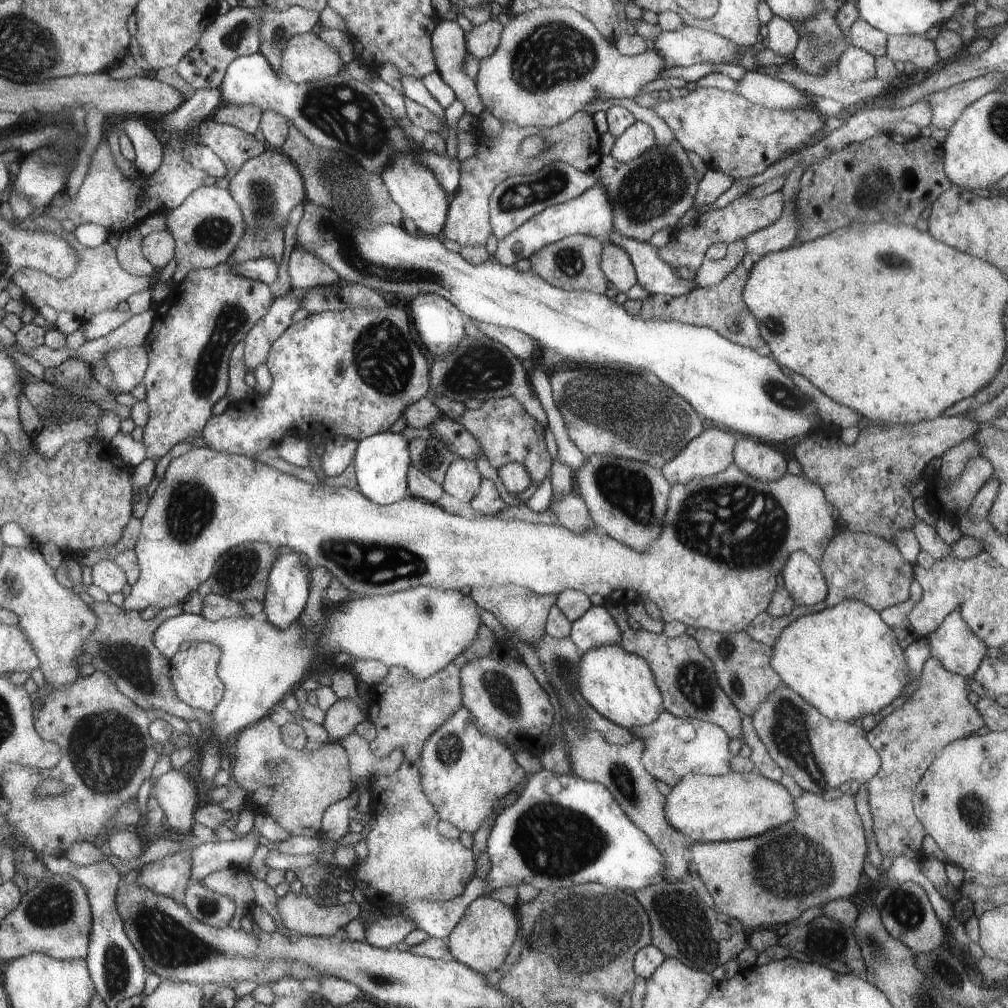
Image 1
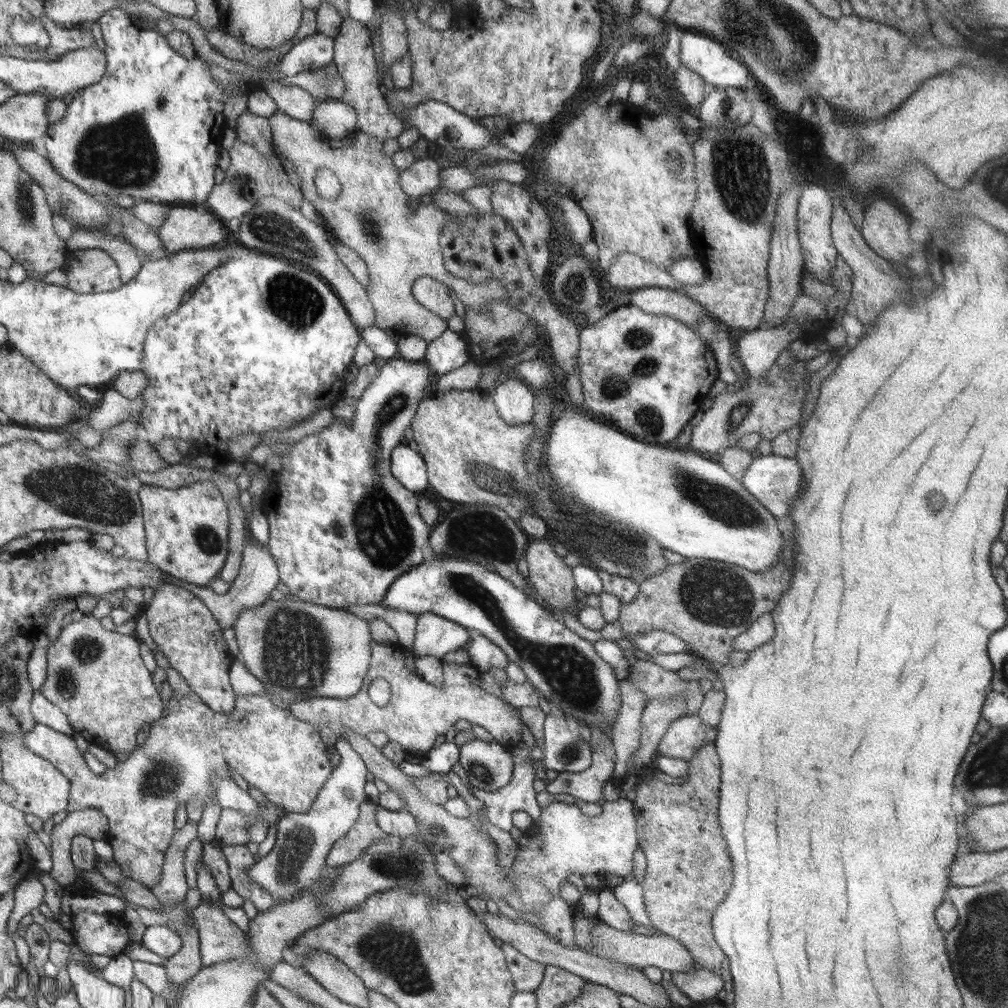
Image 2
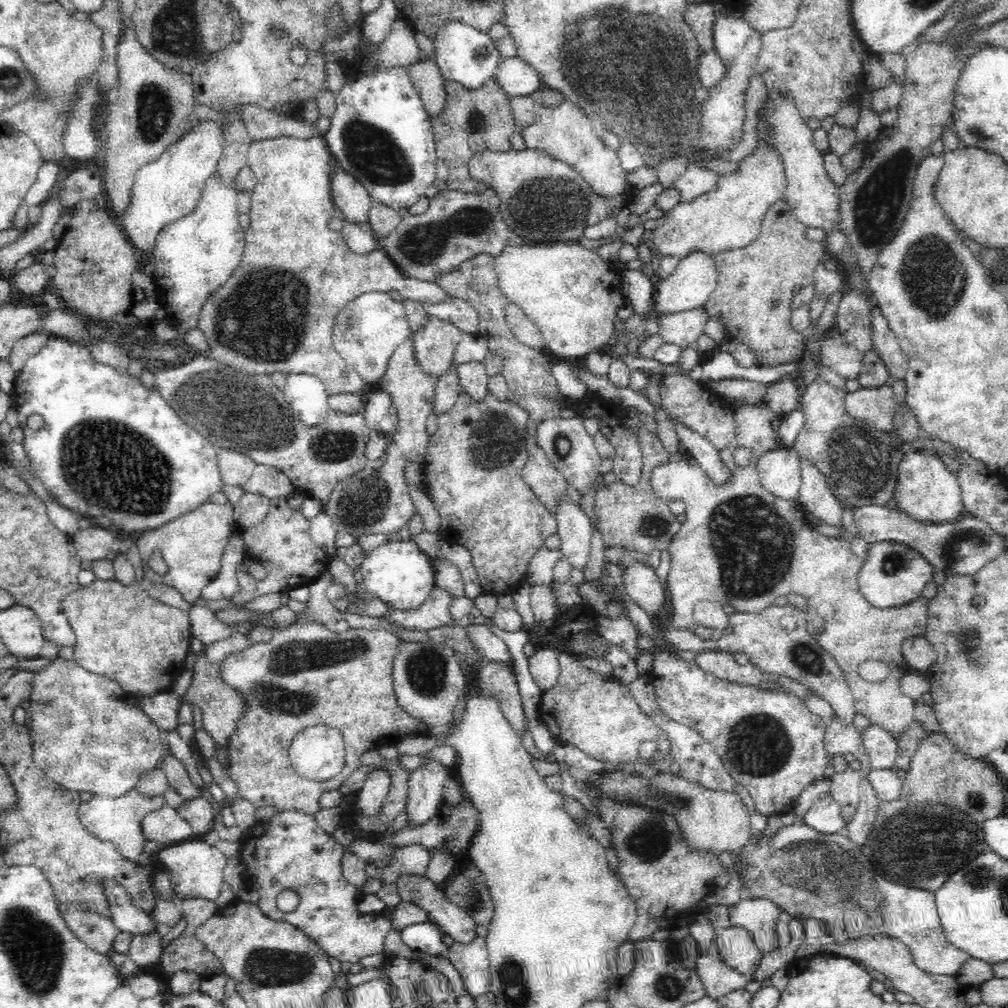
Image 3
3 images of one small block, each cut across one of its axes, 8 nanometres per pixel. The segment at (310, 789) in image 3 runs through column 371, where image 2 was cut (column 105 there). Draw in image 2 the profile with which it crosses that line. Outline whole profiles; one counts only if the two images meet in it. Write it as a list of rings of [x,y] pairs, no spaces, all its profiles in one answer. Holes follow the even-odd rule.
[[[91,614],[89,616],[83,616],[79,622],[71,622],[71,624],[63,624],[61,626],[61,632],[59,636],[47,646],[47,680],[43,682],[43,686],[39,688],[39,692],[55,706],[61,708],[61,712],[67,716],[67,722],[69,726],[75,730],[75,734],[81,734],[89,744],[95,744],[95,746],[101,746],[103,750],[111,752],[115,758],[119,758],[119,754],[125,754],[125,752],[131,752],[133,748],[137,748],[137,740],[135,740],[135,734],[137,730],[143,726],[143,724],[149,724],[149,722],[155,722],[157,718],[163,716],[163,708],[165,708],[165,702],[163,702],[163,694],[159,694],[153,684],[151,684],[151,674],[147,672],[147,668],[143,666],[141,658],[139,658],[139,638],[137,636],[121,636],[117,632],[109,632],[109,630],[103,630],[97,622],[97,618],[93,618]]]

